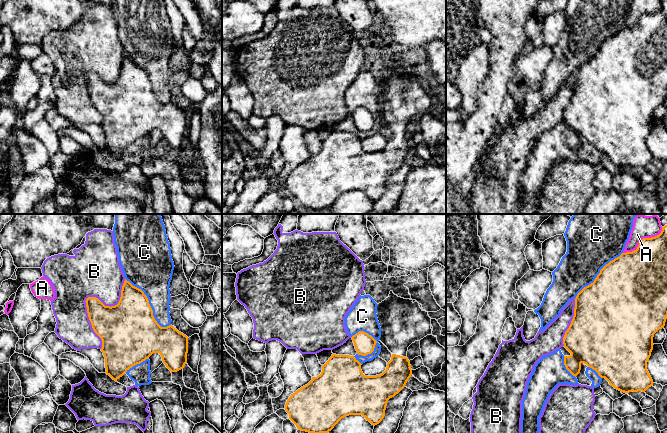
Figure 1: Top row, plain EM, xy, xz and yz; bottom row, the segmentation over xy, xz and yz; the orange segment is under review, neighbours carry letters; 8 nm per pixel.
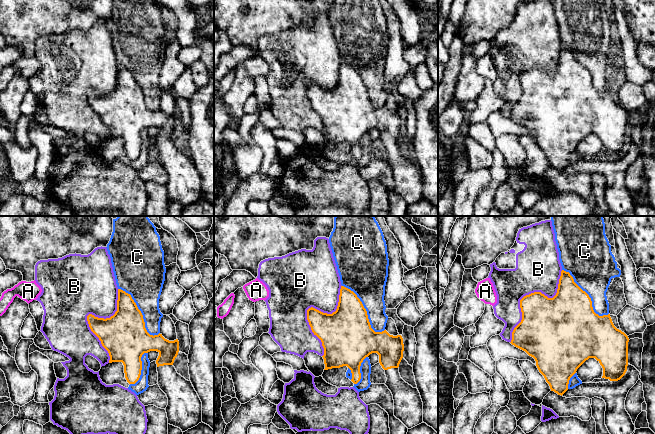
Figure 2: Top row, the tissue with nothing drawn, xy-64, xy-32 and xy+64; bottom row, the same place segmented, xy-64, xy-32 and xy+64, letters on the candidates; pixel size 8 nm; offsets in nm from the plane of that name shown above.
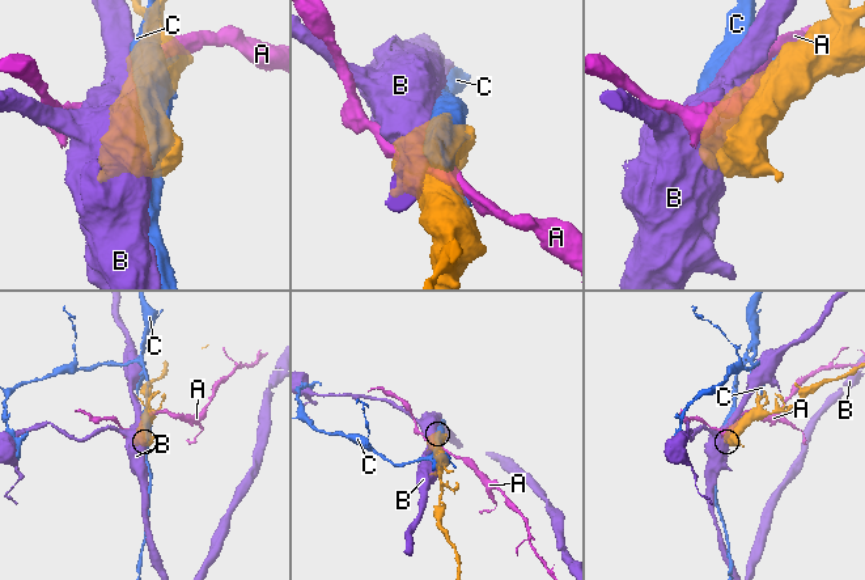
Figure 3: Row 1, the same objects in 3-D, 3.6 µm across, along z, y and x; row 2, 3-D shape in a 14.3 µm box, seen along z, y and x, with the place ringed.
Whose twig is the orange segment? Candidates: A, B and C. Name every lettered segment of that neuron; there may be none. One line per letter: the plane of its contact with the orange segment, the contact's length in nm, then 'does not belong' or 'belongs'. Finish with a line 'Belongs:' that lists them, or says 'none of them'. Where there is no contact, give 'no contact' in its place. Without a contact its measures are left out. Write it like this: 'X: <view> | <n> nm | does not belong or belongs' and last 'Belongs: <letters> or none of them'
A: yz | 380 nm | does not belong
B: xy | 600 nm | does not belong
C: xy | 550 nm | does not belong
Belongs: none of them

